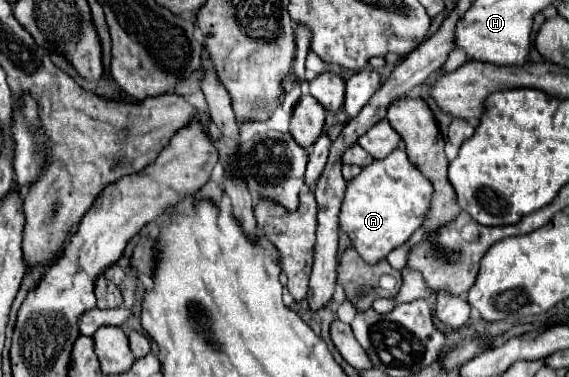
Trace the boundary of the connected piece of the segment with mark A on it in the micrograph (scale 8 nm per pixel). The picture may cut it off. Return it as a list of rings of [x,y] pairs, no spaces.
[[[395,149],[385,159],[363,167],[361,173],[347,183],[345,203],[339,213],[339,229],[349,237],[351,247],[355,247],[365,263],[373,265],[385,259],[389,251],[405,243],[413,231],[419,229],[425,213],[429,211],[431,195],[431,181],[419,173],[403,149]]]

